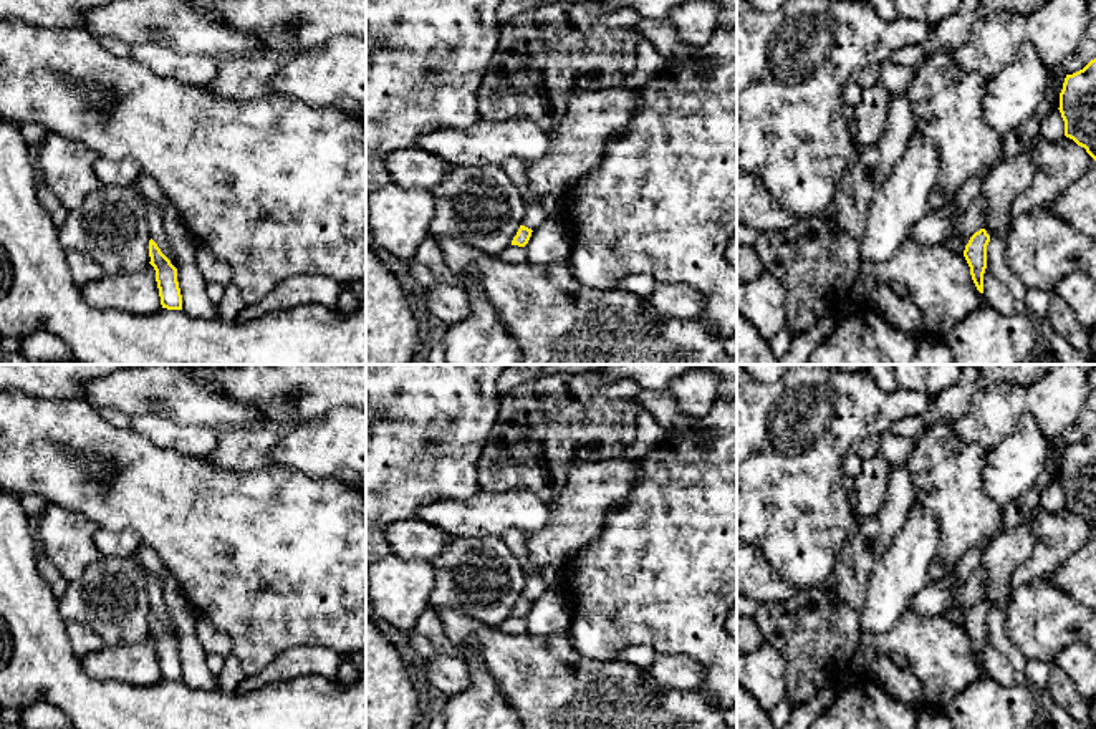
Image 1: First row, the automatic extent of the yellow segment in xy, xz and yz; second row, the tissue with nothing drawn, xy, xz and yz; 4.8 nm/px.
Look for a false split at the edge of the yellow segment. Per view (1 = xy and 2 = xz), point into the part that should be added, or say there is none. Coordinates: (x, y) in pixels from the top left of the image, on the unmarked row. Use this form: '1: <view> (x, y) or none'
1: none
2: none

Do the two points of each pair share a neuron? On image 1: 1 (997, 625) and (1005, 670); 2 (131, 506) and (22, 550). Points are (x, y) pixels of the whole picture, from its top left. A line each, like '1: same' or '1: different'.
1: different
2: different

